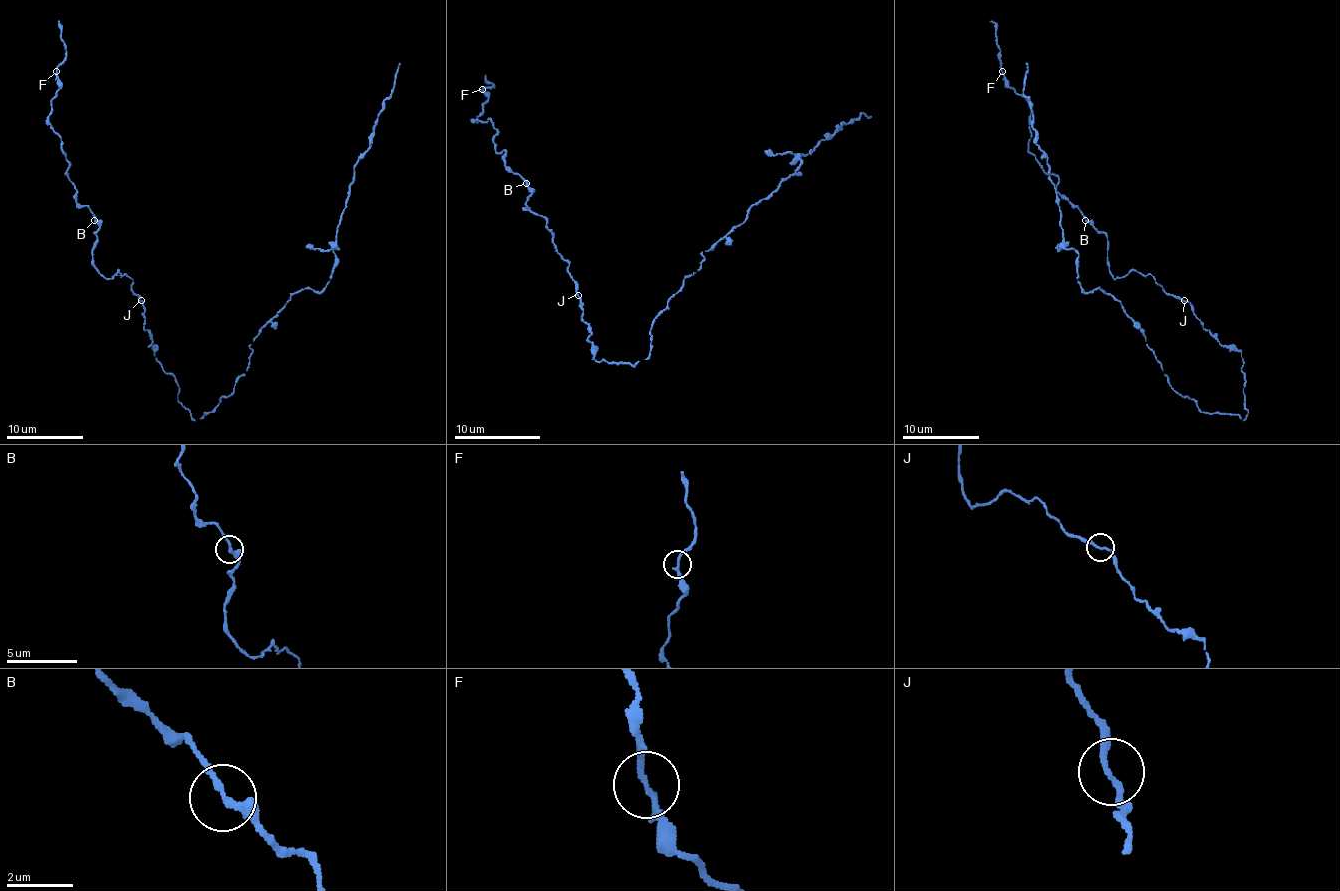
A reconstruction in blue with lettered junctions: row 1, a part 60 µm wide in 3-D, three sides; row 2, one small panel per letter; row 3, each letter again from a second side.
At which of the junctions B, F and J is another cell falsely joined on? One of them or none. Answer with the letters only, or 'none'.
none

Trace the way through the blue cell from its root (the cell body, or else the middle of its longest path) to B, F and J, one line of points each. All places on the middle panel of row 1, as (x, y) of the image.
B: (621, 362), (593, 359), (569, 262), (556, 251), (546, 219), (524, 208), (526, 182)
F: (621, 362), (593, 359), (569, 262), (524, 208), (531, 189), (494, 124), (474, 122), (483, 89)
J: (621, 362), (593, 359), (591, 329), (582, 321), (578, 295)

